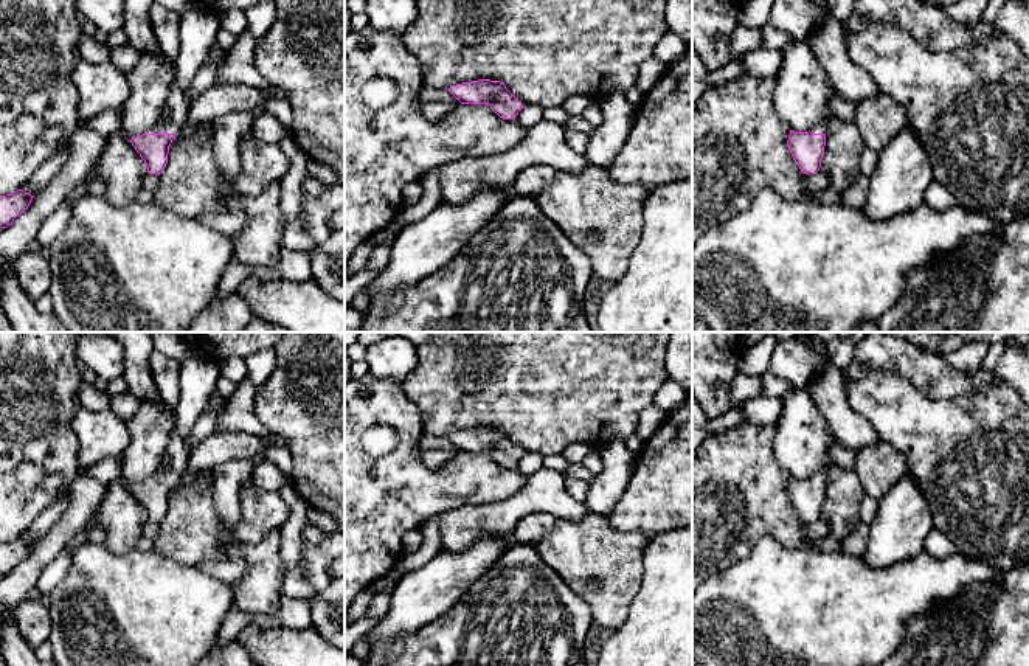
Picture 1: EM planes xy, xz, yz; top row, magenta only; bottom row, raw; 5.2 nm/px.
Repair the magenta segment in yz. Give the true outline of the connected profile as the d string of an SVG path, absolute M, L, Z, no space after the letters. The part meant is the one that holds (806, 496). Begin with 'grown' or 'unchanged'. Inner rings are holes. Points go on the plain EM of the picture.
grown; M819 470L809 480L790 478L787 495L802 522L816 522L826 494L826 470Z

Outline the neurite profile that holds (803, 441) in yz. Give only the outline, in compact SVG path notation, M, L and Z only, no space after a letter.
M795 388L781 401L774 456L795 480L809 480L819 470L826 472L819 519L829 523L829 536L843 542L860 522L864 497L861 481L854 469L840 469L832 463L830 432L809 390Z

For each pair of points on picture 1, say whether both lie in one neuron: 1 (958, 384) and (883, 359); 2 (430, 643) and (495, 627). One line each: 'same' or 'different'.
1: same
2: same

